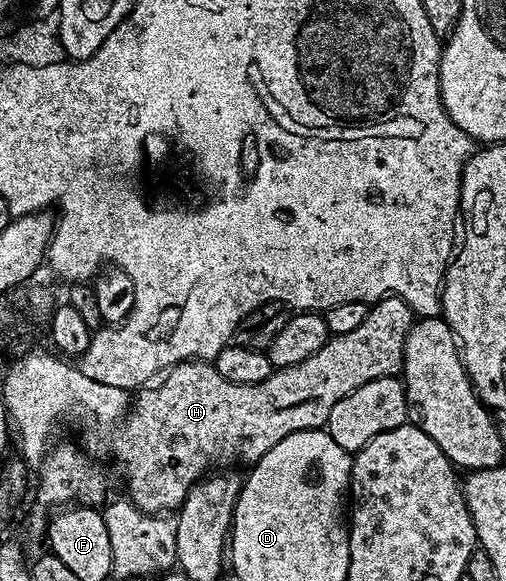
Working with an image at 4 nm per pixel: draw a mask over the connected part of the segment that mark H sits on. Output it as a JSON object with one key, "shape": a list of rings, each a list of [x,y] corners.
{"shape":[[[387,295],[368,306],[365,321],[361,321],[353,333],[331,335],[327,343],[313,353],[313,357],[305,357],[299,364],[272,370],[265,381],[257,381],[253,385],[225,381],[225,377],[221,377],[221,373],[217,373],[217,369],[207,361],[188,361],[170,368],[158,382],[134,396],[127,414],[117,427],[115,459],[123,470],[123,479],[127,482],[126,494],[131,502],[150,515],[178,512],[189,489],[193,489],[193,485],[208,473],[230,468],[227,467],[230,463],[253,465],[262,455],[269,453],[277,441],[285,441],[285,437],[298,431],[322,428],[333,405],[337,405],[341,397],[349,397],[353,389],[369,385],[369,381],[395,377],[402,372],[405,337],[409,337],[409,329],[416,318],[404,299]]]}

